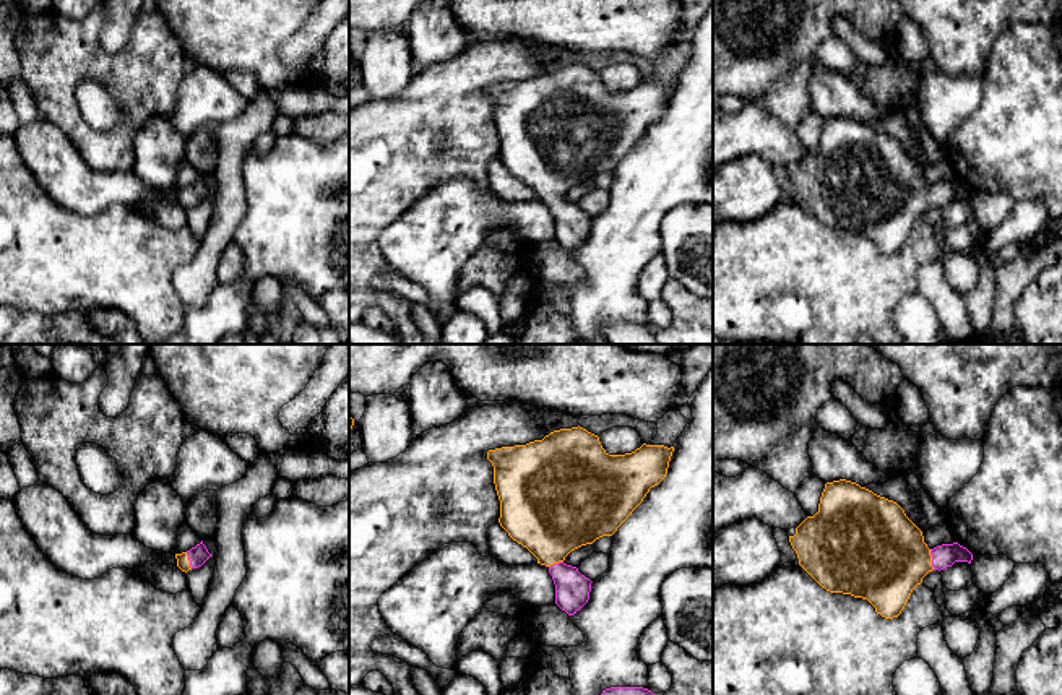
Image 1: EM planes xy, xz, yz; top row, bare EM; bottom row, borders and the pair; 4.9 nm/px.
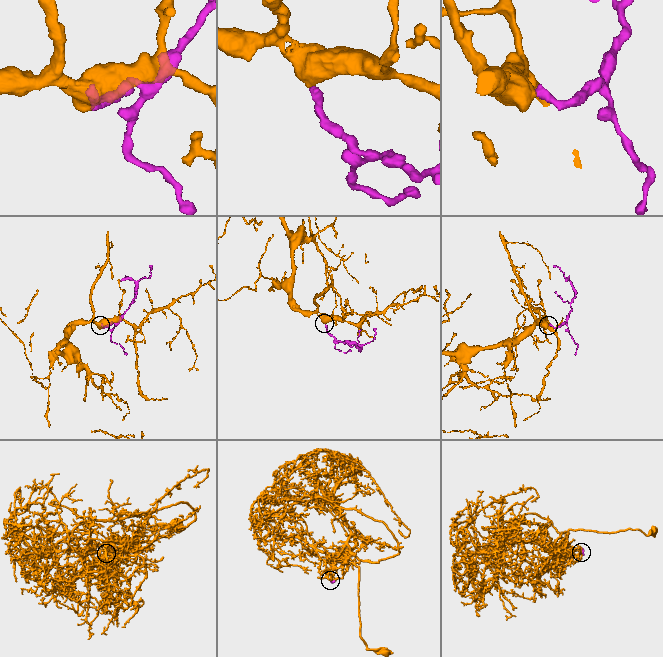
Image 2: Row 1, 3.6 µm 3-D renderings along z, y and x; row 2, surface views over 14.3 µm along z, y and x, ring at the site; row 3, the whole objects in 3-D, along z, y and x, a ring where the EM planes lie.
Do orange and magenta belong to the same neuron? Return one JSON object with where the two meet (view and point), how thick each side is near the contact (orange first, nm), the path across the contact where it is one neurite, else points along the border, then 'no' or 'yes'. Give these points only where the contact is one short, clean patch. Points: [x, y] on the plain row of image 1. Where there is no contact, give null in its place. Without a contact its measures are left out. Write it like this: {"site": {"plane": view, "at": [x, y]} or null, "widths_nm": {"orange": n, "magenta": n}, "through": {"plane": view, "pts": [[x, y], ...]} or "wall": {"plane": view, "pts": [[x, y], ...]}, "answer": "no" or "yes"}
{"site": {"plane": "yz", "at": [931, 195]}, "widths_nm": {"orange": 460, "magenta": 120}, "through": {"plane": "yz", "pts": [[880, 192], [931, 195], [944, 192]]}, "answer": "yes"}

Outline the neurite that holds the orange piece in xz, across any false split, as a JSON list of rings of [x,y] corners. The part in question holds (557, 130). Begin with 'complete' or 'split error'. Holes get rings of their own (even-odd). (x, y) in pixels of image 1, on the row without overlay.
split error | [[[583,63],[560,65],[526,81],[487,88],[500,136],[500,162],[546,201],[555,221],[555,240],[568,252],[589,235],[591,216],[567,201],[565,193],[617,164],[667,110],[674,83],[643,80],[632,89],[609,91],[599,73]]]

